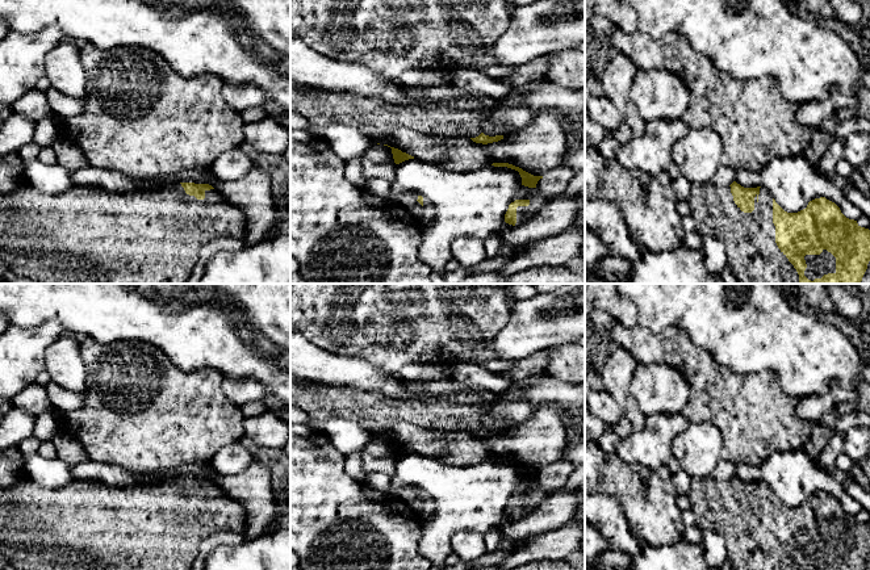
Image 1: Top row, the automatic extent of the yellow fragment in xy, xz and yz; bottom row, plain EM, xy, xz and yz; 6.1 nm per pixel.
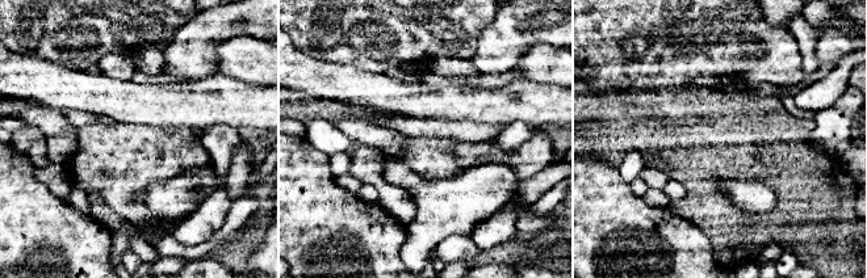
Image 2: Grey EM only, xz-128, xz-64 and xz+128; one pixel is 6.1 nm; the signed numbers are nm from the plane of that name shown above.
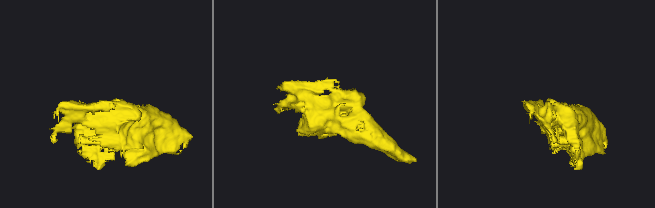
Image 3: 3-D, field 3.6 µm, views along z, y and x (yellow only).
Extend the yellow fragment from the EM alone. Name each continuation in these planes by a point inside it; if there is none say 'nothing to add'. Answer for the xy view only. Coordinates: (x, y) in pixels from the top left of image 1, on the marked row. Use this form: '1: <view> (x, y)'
1: xy (83, 235)

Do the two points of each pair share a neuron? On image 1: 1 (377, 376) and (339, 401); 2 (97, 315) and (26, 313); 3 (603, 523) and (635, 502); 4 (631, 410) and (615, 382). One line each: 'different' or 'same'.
1: different
2: same
3: different
4: same

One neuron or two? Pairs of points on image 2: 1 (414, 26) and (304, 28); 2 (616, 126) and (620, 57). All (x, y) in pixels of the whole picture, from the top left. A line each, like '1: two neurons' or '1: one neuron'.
1: one neuron
2: two neurons

